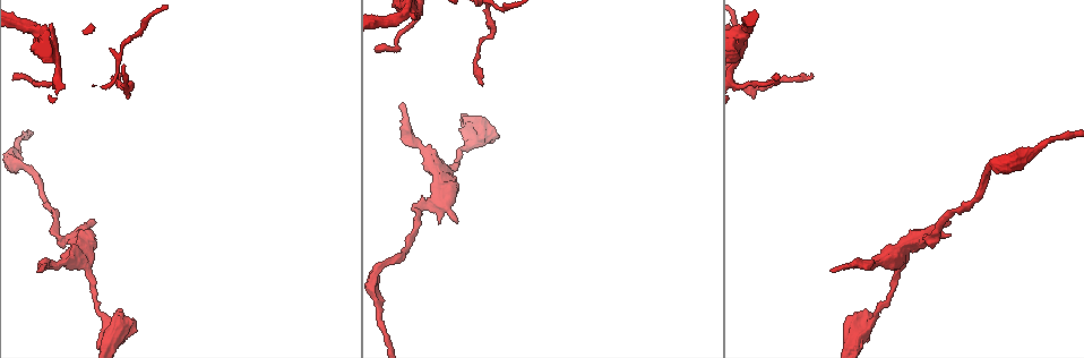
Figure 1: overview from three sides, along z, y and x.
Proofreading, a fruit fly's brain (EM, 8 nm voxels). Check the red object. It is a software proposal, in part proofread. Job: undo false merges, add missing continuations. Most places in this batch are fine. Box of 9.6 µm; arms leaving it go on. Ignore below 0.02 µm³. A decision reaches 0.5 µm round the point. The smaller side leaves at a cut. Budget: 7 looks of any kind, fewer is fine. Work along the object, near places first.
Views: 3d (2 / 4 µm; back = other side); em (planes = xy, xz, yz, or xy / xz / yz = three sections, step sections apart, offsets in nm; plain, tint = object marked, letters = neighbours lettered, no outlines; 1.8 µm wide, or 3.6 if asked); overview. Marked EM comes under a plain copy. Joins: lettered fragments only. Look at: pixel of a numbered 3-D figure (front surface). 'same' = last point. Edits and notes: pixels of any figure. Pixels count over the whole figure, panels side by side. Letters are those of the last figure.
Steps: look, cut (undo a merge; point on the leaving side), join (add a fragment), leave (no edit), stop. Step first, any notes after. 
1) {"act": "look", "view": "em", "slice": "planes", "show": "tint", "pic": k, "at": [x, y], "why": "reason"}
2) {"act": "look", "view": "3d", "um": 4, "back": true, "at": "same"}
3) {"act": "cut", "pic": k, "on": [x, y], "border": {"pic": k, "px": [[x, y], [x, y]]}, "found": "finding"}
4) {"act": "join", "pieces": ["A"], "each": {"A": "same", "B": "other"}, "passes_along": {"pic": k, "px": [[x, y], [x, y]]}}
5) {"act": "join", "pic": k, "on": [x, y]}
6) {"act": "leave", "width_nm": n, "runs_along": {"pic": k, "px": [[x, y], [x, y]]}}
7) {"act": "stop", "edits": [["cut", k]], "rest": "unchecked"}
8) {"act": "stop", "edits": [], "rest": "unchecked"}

{"act": "look", "view": "3d", "um": 4, "pic": 1, "at": [948, 236], "why": "branch stops here"}

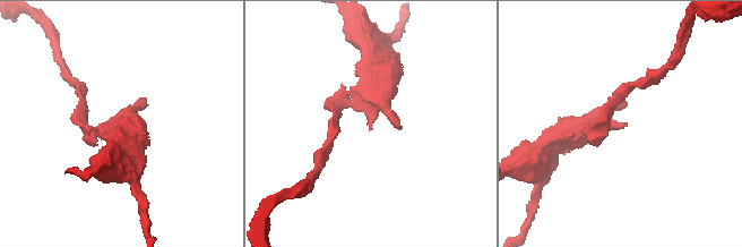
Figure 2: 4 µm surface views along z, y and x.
{"act": "look", "view": "em", "slice": "planes", "show": "tint", "pic": 2, "at": [370, 127]}

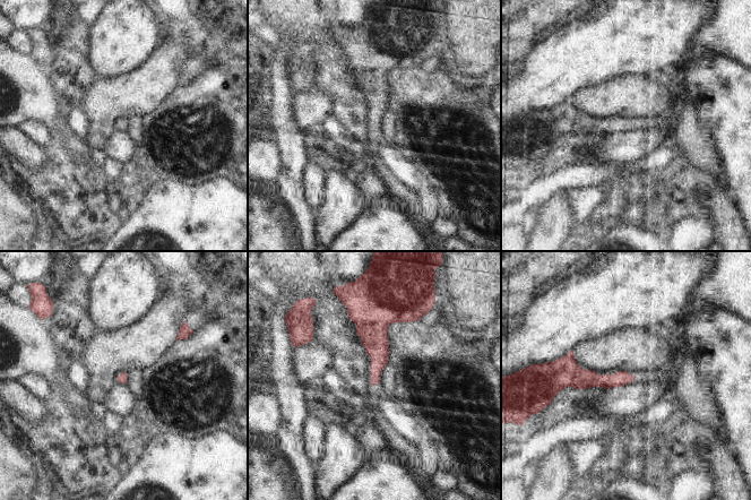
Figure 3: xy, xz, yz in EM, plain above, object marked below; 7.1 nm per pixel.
{"act": "look", "view": "em", "slice": "planes", "show": "letters", "at": "same"}

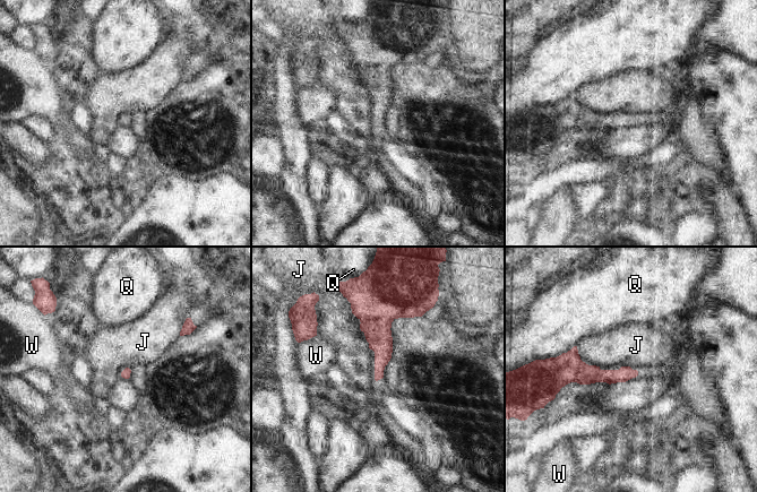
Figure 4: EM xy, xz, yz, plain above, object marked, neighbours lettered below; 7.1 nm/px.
{"act": "leave", "each": {"J": "other", "Q": "other", "W": "other"}, "runs_along": {"pic": 4, "px": [[564, 368], [584, 374], [634, 373]]}, "found": "none of them fits"}

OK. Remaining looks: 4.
{"act": "look", "view": "3d", "um": 2, "pic": 1, "at": [39, 269], "why": "an open end"}

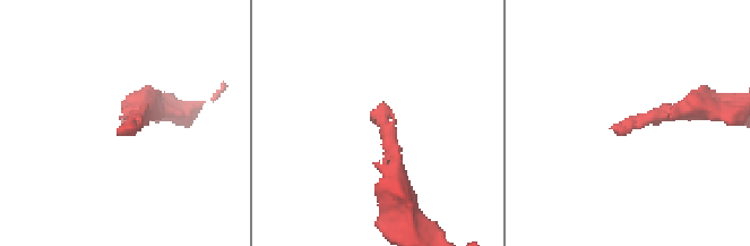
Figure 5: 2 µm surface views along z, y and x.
{"act": "look", "view": "em", "slice": "xy", "step": 4, "show": "letters", "pic": 5, "at": [382, 101]}

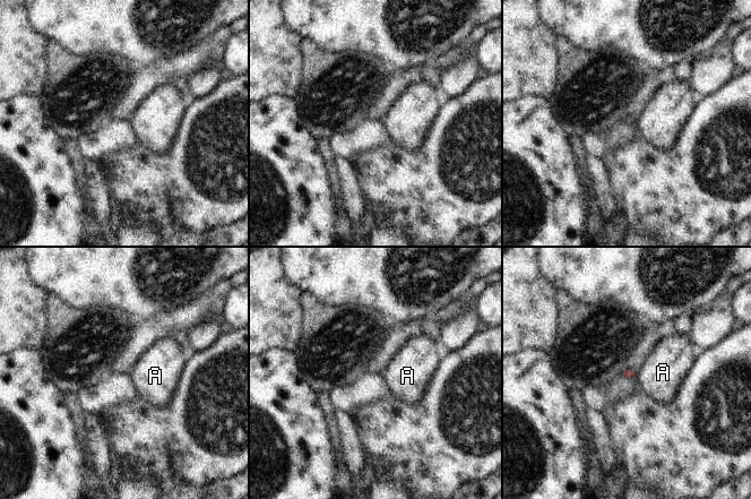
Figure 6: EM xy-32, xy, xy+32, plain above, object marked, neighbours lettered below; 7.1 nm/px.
{"act": "look", "view": "em", "slice": "planes", "show": "letters", "at": "same"}

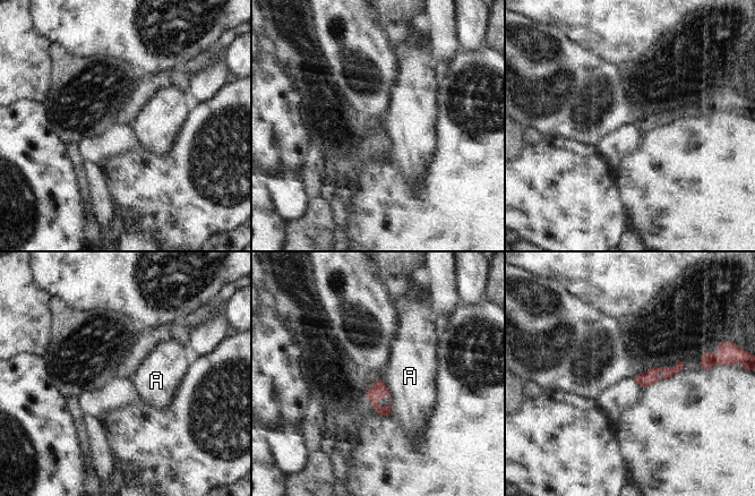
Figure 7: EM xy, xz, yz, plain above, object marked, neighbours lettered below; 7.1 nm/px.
{"act": "leave", "each": {"A": "other"}, "border": {"pic": 7, "px": [[382, 381], [389, 393], [391, 405]]}, "found": "no lettered fragment goes on from it"}

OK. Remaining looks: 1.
{"act": "look", "view": "em", "slice": "planes", "show": "letters", "pic": 1, "at": [482, 85], "why": "long arm stops here"}

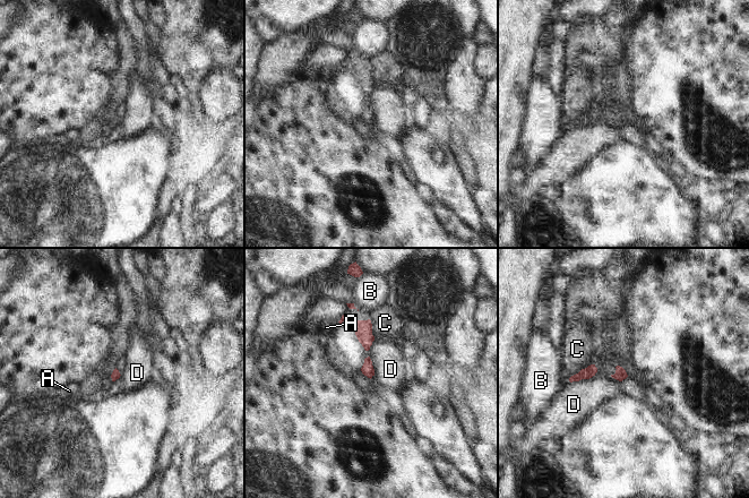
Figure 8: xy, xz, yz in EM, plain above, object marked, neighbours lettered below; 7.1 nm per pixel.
{"act": "leave", "width_nm": 70, "each": {"A": "other", "B": "other", "C": "other", "D": "other"}, "border": {"pic": 8, "px": [[597, 371], [588, 378], [570, 383]]}, "found": "none of them fits"}

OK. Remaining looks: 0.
{"act": "stop", "edits": [], "rest": "unchecked"}

